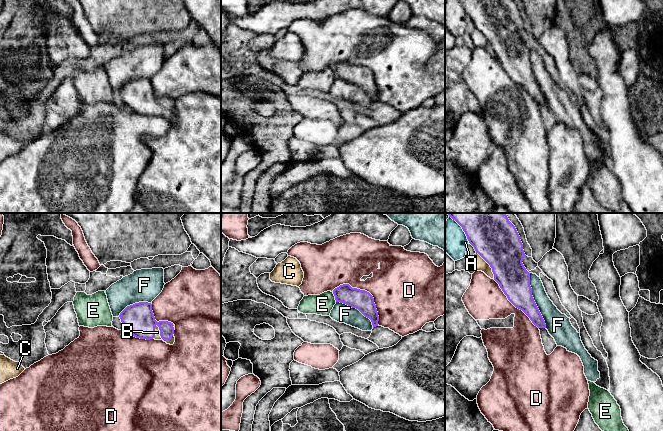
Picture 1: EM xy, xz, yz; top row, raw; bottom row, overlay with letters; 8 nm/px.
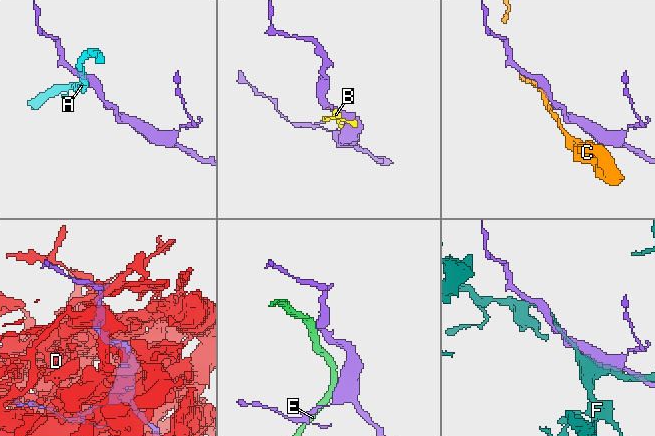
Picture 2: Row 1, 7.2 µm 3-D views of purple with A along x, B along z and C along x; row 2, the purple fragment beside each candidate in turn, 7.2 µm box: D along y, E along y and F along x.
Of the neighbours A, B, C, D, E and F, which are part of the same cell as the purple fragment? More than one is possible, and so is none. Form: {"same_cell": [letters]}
{"same_cell": ["B"]}

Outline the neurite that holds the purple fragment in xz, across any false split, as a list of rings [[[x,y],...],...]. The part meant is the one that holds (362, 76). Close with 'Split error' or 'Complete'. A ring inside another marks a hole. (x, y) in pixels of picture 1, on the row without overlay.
[[[343,60],[333,66],[336,78],[358,85],[372,98],[373,104],[378,102],[379,92],[373,72],[365,67]]]. Complete

